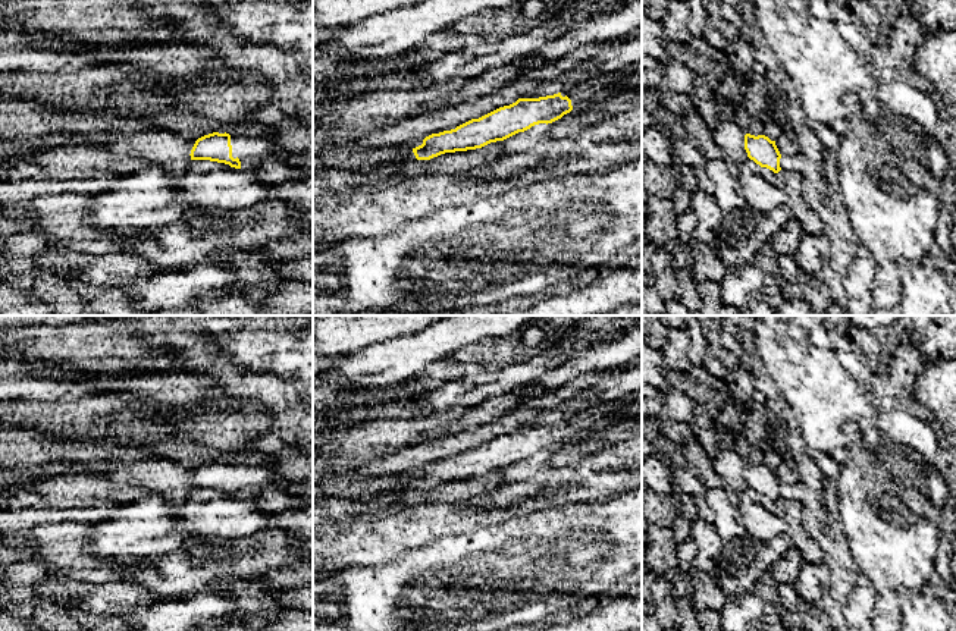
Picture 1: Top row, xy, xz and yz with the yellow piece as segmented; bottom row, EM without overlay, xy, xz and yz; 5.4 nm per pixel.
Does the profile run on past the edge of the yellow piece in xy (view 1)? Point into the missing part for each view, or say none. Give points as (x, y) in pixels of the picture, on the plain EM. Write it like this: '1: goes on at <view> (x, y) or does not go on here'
1: goes on at xy (253, 480)

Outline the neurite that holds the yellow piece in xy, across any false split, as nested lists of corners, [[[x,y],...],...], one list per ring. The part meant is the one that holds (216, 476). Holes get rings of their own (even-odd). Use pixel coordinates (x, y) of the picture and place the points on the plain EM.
[[[213,461],[198,467],[191,478],[191,489],[210,489],[229,493],[247,502],[256,502],[278,477],[285,475],[285,465],[233,465]]]

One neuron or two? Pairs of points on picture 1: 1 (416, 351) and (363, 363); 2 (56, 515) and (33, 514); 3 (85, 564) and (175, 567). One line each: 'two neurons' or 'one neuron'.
1: one neuron
2: one neuron
3: two neurons

